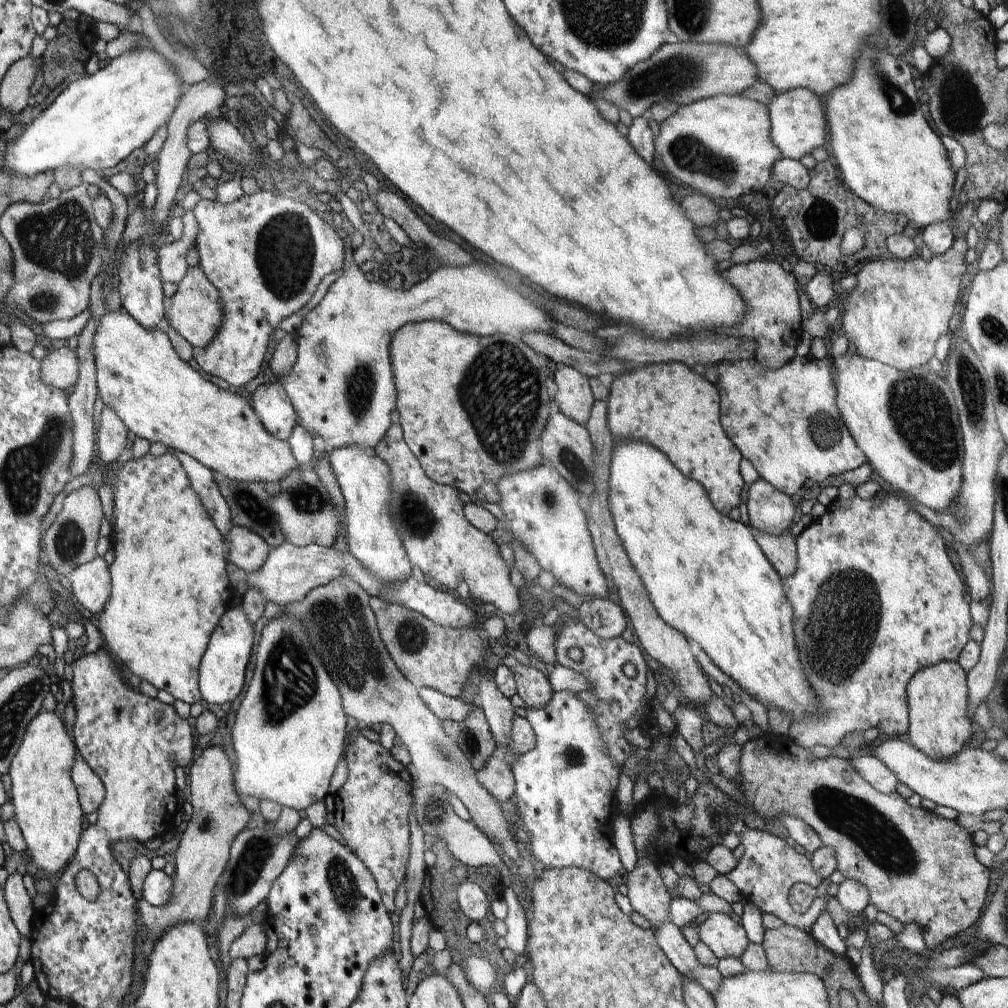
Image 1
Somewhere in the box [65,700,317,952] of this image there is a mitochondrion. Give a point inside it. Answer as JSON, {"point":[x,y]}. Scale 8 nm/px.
{"point":[254,858]}

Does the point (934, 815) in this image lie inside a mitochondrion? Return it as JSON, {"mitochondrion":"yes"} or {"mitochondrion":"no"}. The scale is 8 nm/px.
{"mitochondrion":"no"}

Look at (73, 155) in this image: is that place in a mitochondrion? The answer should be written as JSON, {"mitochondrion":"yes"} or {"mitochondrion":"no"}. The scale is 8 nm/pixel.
{"mitochondrion":"no"}

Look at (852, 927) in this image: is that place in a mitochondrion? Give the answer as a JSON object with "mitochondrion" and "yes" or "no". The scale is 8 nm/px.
{"mitochondrion":"no"}

